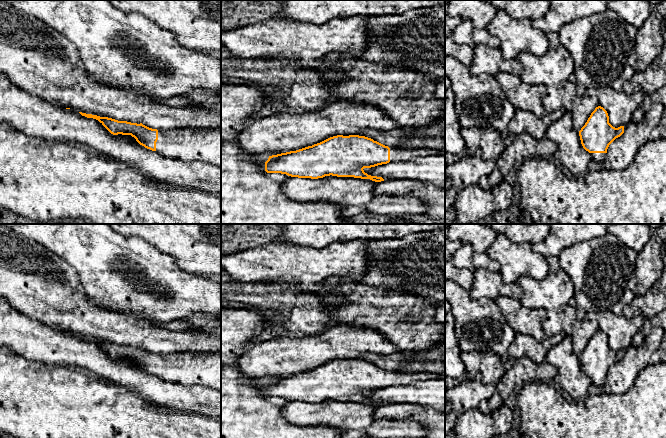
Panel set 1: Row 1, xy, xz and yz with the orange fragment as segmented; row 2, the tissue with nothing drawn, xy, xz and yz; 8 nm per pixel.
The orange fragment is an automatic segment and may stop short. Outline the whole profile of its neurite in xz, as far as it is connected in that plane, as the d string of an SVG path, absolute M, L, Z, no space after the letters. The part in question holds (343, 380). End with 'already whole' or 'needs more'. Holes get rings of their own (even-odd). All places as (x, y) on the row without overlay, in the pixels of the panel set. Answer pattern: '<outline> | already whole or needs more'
M337 359L296 375L269 380L265 395L298 402L318 403L332 399L381 406L382 401L368 399L363 393L432 377L445 375L388 371L365 360Z | needs more

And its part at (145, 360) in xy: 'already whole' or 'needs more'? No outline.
needs more

